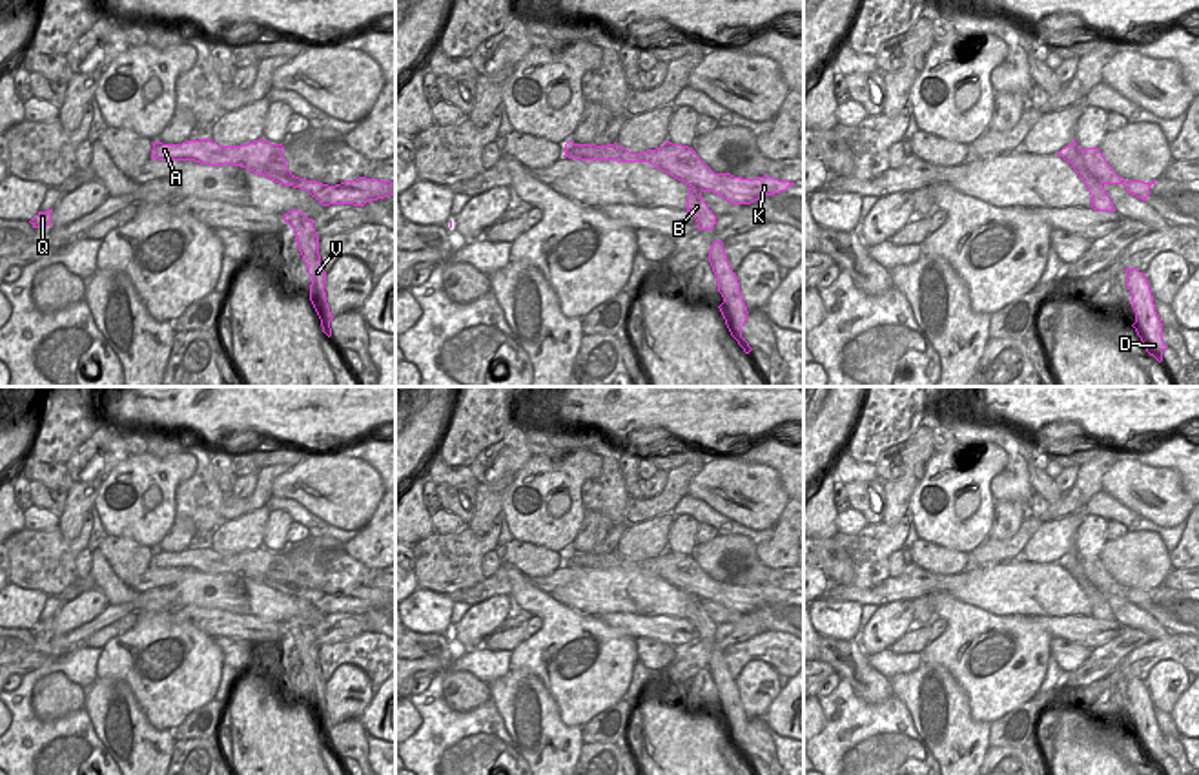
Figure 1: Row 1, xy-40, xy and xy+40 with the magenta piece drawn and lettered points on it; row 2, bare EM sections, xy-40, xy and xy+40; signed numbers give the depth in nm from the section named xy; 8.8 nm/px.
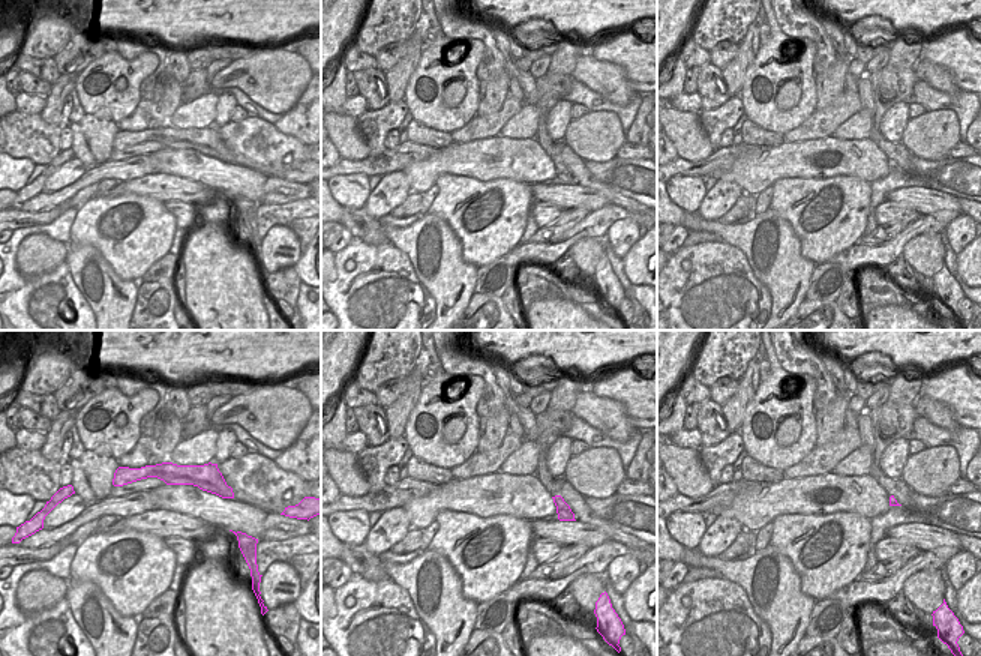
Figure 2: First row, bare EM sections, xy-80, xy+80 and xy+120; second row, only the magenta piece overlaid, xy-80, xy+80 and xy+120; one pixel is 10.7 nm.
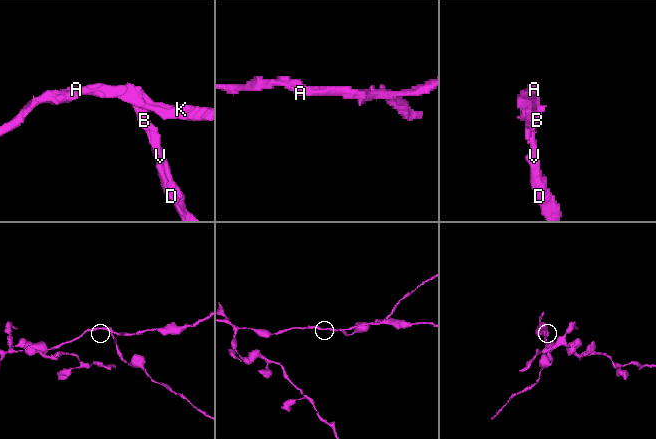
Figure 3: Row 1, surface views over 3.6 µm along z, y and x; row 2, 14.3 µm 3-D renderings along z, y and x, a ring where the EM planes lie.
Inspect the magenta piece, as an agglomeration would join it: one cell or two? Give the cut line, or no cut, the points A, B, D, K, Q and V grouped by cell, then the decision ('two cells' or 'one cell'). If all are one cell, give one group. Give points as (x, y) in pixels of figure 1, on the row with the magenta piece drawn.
cut in xy+40 along (1083, 177), (1094, 175), (1103, 183); A K Q / B D V; two cells

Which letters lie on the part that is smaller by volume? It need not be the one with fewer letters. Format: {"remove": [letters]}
{"remove": ["B", "D", "V"]}

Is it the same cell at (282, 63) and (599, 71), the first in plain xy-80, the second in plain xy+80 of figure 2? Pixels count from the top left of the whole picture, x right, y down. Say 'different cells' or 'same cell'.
same cell

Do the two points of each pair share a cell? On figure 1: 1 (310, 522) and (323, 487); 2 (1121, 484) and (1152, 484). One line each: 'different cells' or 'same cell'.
1: different cells
2: same cell

